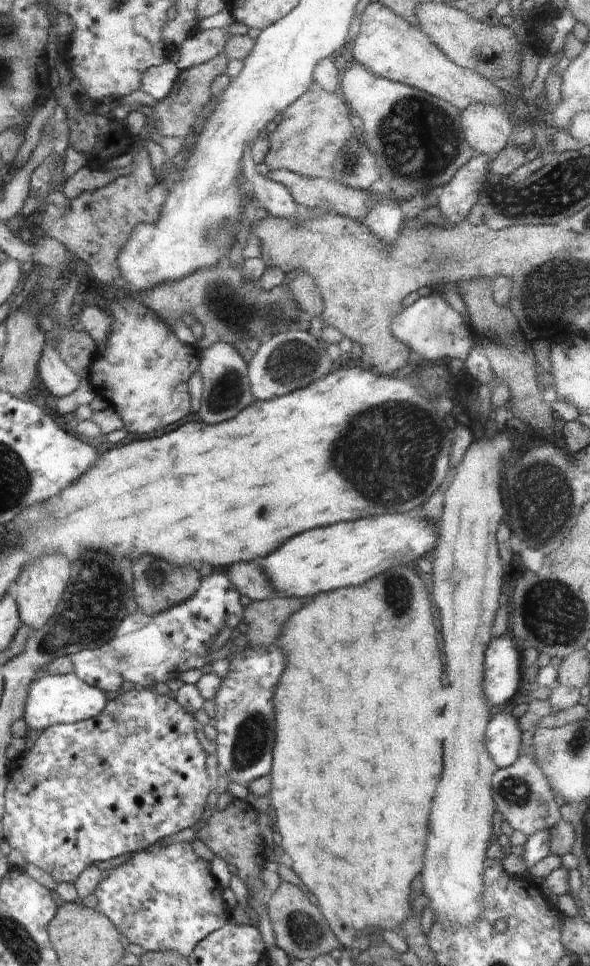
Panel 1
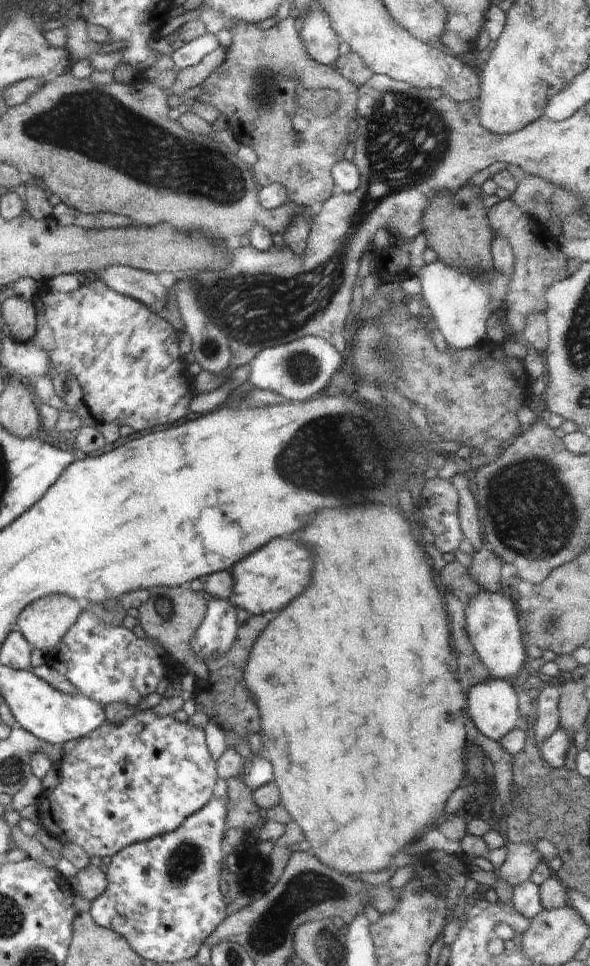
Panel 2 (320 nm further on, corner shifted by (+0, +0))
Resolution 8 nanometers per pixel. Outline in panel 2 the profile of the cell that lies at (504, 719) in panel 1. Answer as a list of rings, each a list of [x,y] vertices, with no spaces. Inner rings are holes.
[[[485,679],[465,694],[467,712],[484,736],[498,740],[521,720],[520,697],[506,679]]]

